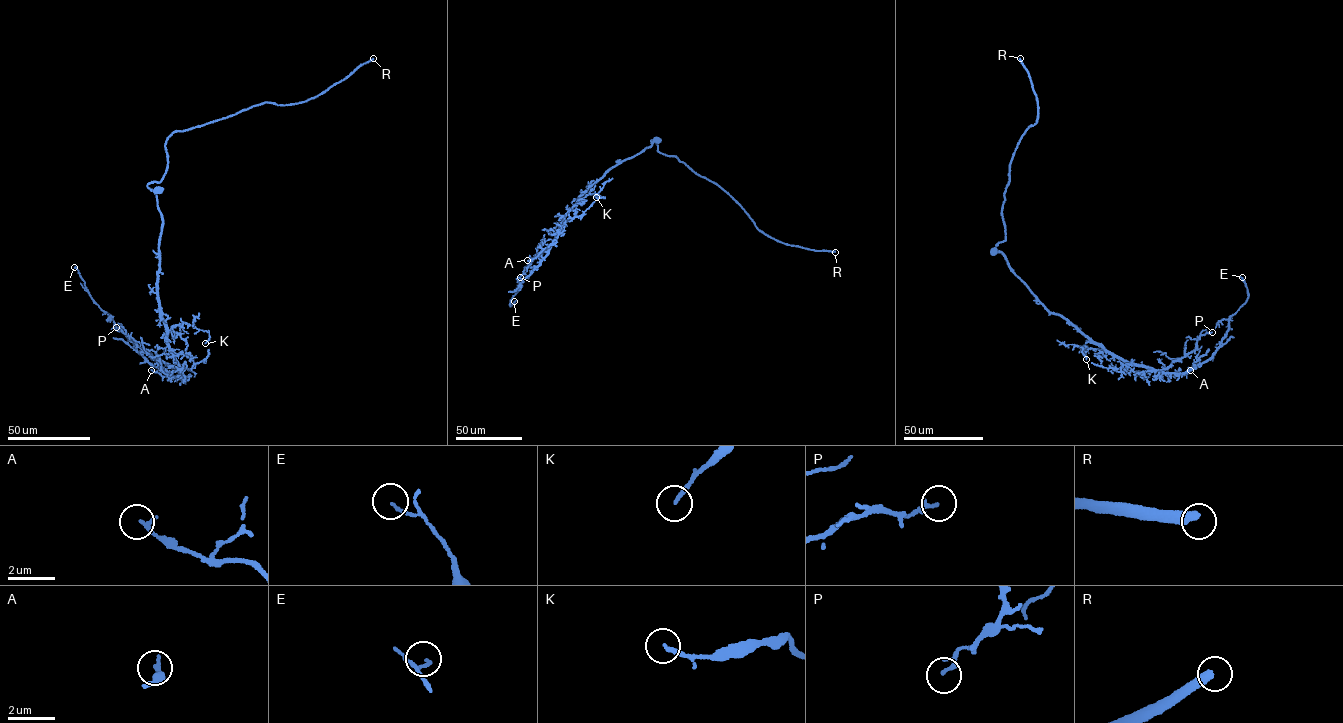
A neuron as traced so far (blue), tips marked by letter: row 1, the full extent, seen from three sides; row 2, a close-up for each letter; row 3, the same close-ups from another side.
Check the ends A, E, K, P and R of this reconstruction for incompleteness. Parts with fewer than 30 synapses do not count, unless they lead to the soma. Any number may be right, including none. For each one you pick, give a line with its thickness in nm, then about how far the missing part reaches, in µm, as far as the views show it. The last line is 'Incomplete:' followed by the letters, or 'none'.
R: calibre 440 nm; missing 80 µm
Incomplete: R

